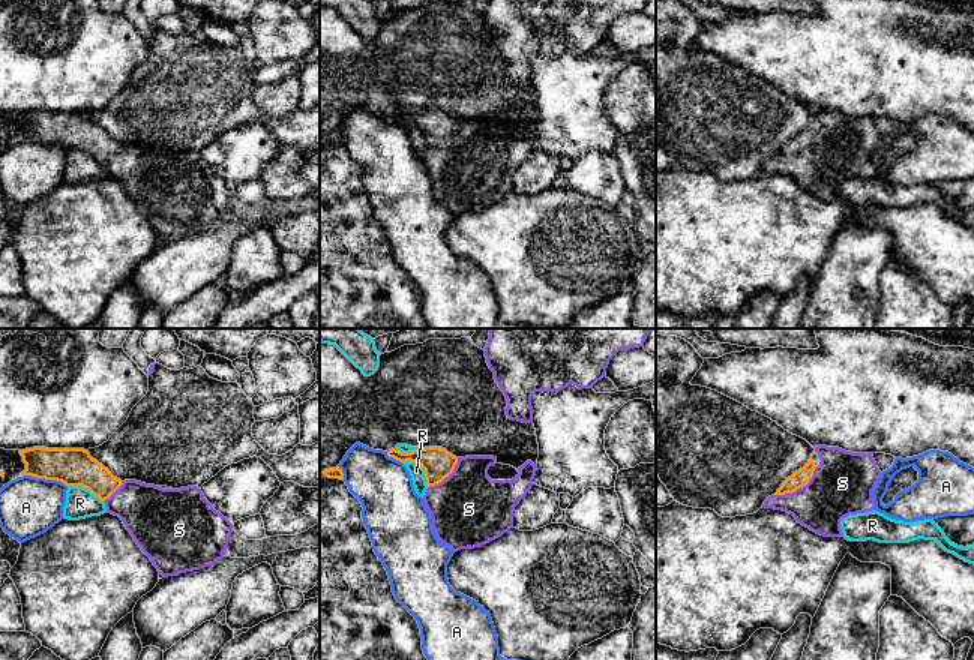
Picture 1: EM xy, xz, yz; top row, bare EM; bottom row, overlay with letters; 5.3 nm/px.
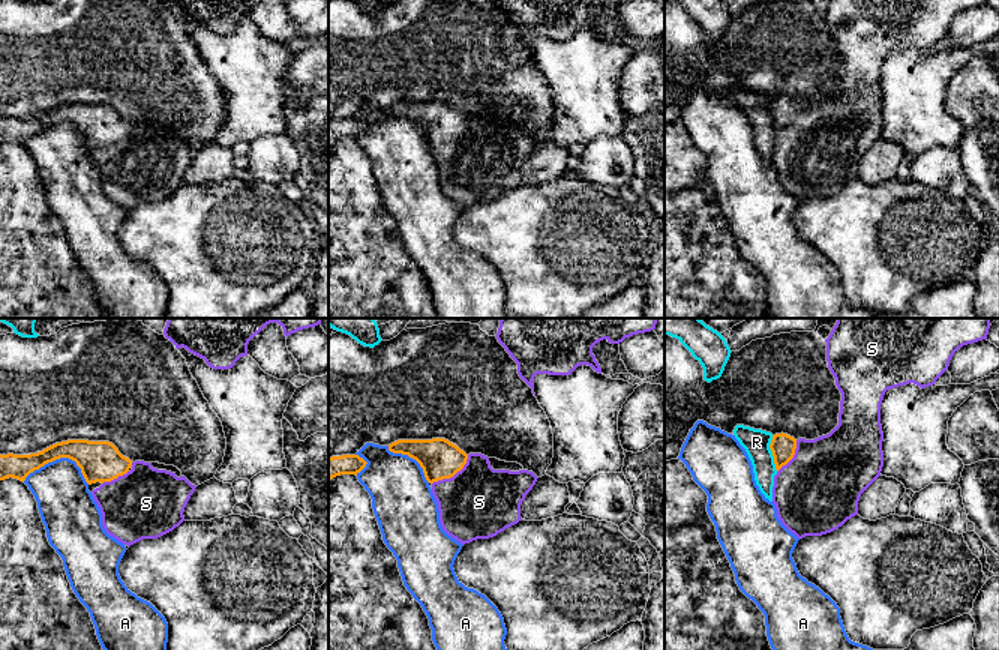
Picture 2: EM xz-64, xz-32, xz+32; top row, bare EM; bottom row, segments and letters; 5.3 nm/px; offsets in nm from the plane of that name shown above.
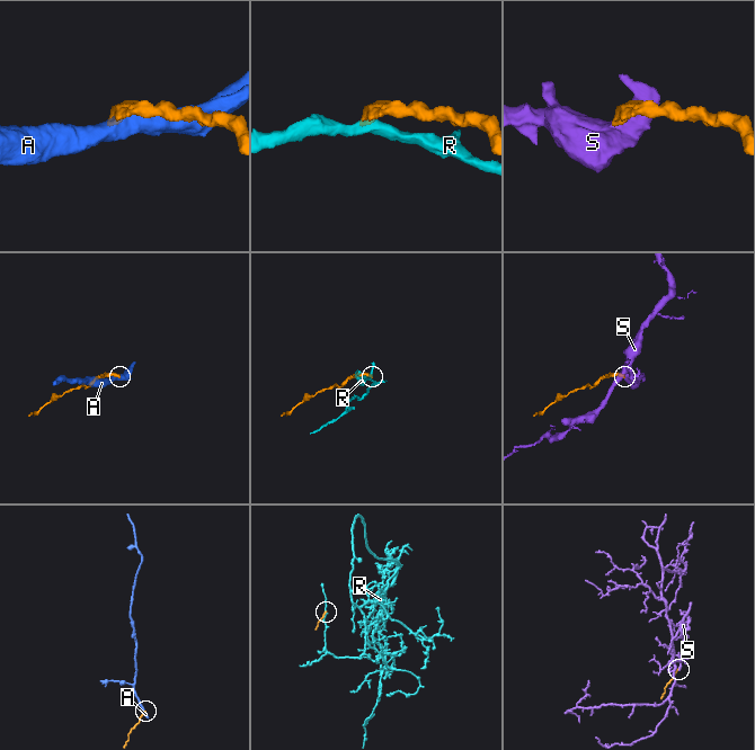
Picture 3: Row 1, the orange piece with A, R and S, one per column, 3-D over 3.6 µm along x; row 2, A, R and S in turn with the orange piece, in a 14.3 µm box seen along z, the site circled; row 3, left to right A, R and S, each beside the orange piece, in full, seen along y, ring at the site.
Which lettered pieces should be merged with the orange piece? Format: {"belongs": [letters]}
{"belongs": ["S"]}

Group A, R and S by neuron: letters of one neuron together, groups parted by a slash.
A / R / S

